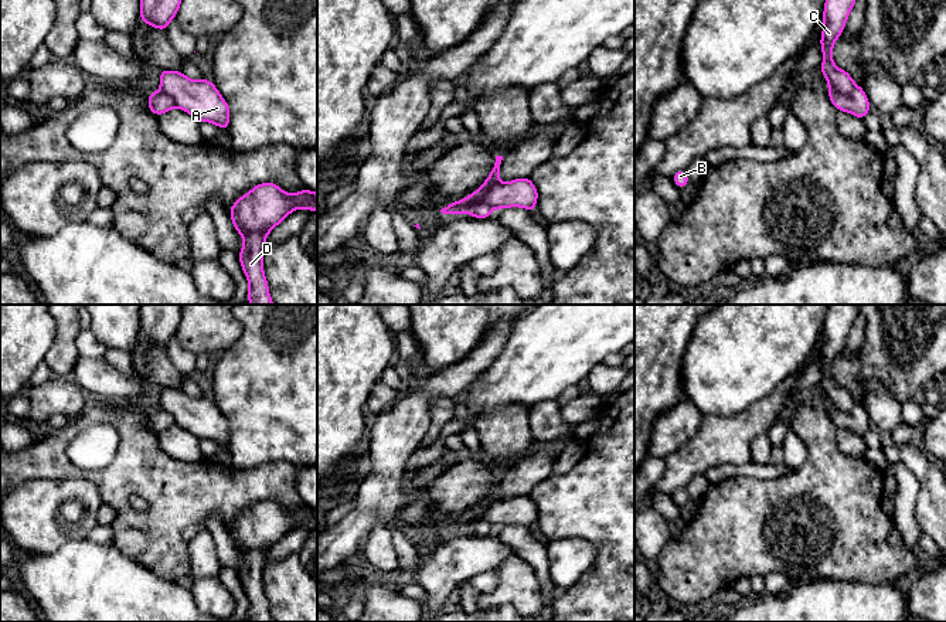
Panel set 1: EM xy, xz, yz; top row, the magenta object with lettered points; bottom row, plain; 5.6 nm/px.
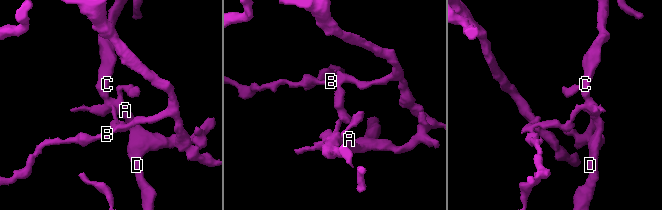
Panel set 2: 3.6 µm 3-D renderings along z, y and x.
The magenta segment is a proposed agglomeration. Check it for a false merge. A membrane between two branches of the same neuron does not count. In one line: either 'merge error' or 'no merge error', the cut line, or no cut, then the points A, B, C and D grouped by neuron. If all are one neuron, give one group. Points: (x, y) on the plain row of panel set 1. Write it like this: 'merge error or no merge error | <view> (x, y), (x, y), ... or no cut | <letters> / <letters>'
merge error | yz (856, 401), (848, 411), (839, 411), (829, 405) | A C D / B

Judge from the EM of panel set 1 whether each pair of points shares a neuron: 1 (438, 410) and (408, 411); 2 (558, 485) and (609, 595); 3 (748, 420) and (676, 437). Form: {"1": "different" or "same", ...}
{"1": "different", "2": "same", "3": "different"}

